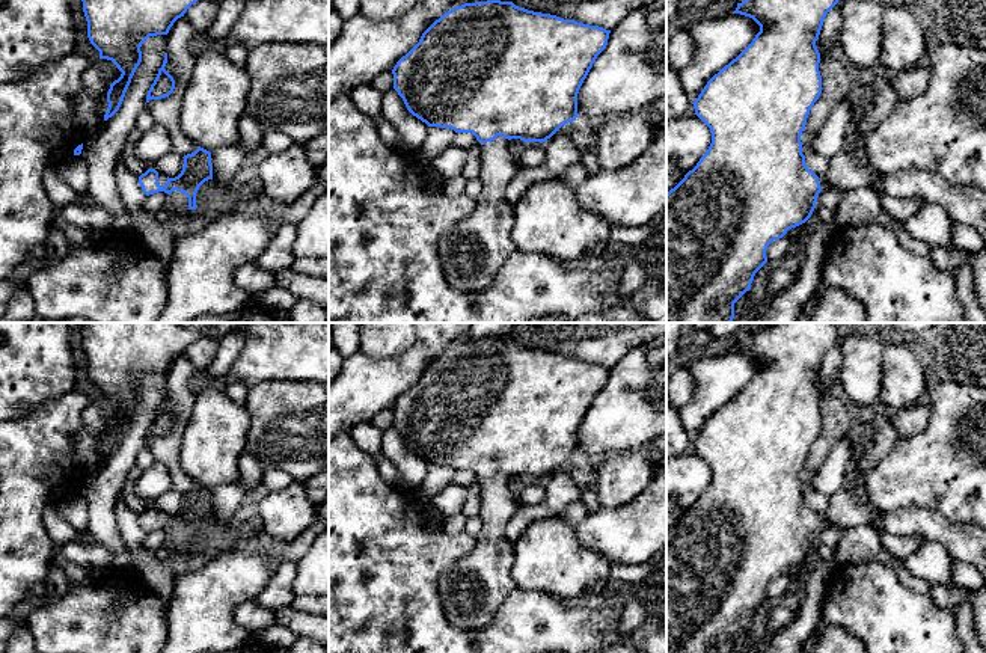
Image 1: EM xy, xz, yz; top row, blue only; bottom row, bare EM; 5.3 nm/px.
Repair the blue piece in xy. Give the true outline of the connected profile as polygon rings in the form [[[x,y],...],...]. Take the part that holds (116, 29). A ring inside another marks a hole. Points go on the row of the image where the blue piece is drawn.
[[[81,0],[87,21],[87,38],[100,51],[100,59],[112,60],[122,72],[107,92],[107,112],[104,121],[121,107],[131,78],[142,62],[142,44],[149,36],[167,35],[173,23],[184,17],[198,0]]]

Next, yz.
[[[743,0],[734,14],[752,18],[760,32],[752,42],[718,74],[692,103],[695,115],[710,128],[712,143],[697,166],[666,193],[666,323],[731,323],[734,303],[751,290],[755,273],[767,262],[766,250],[788,229],[805,223],[825,187],[838,192],[870,189],[893,198],[921,198],[944,207],[954,223],[977,231],[986,249],[986,193],[971,185],[954,185],[933,170],[900,170],[873,175],[855,155],[858,127],[873,107],[874,90],[855,87],[850,103],[849,136],[828,170],[817,176],[805,164],[801,134],[811,107],[822,94],[820,53],[816,47],[823,20],[838,0]]]

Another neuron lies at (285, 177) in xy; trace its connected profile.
[[[292,143],[283,152],[262,155],[256,161],[256,176],[268,202],[292,204],[315,184],[317,167],[302,143]]]

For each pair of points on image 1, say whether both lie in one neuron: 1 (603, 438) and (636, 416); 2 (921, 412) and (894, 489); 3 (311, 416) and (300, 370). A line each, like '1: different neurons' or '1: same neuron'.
1: same neuron
2: different neurons
3: different neurons

